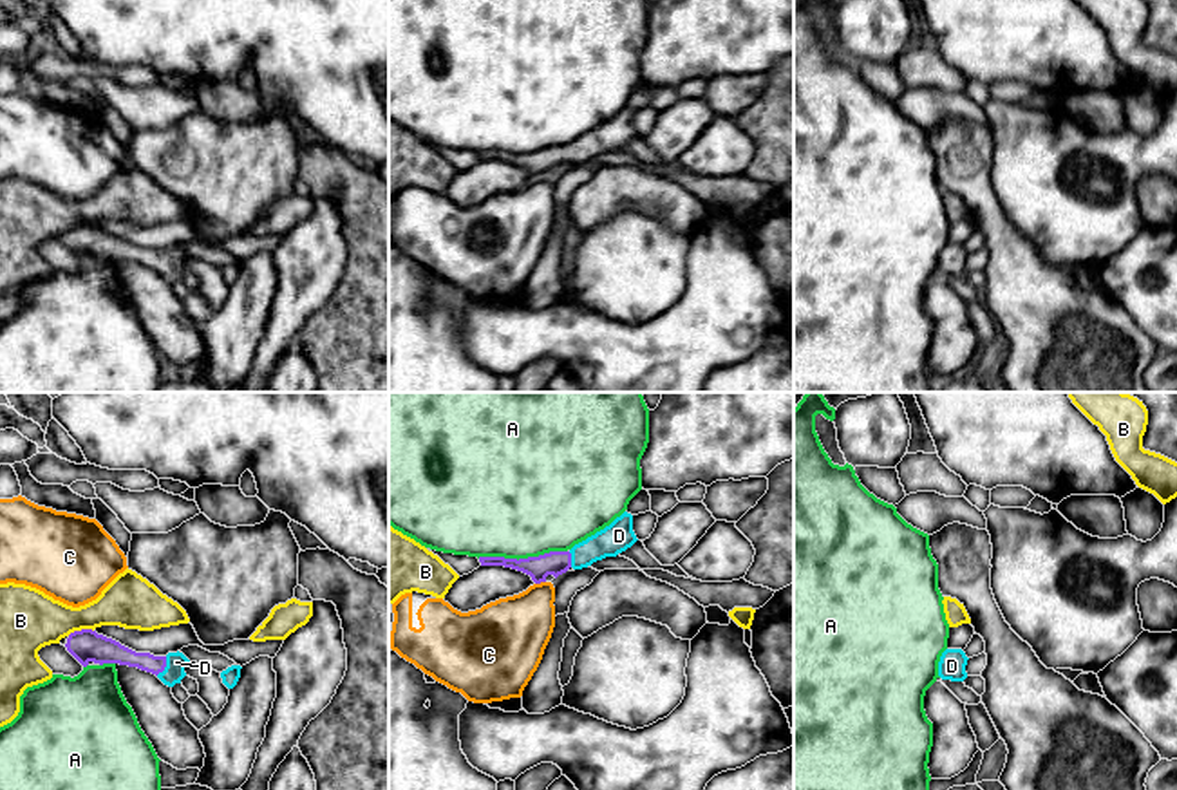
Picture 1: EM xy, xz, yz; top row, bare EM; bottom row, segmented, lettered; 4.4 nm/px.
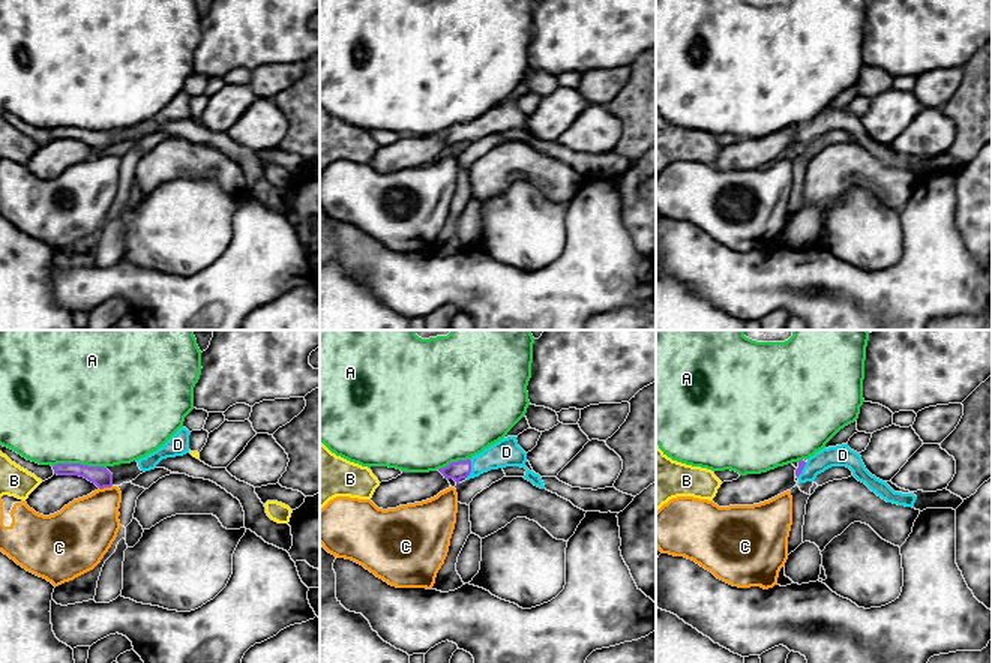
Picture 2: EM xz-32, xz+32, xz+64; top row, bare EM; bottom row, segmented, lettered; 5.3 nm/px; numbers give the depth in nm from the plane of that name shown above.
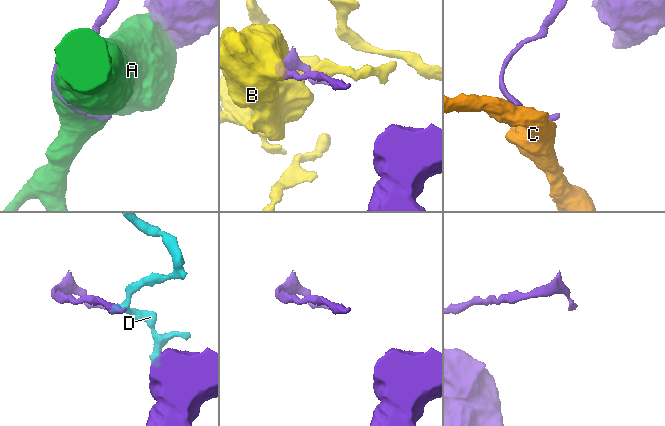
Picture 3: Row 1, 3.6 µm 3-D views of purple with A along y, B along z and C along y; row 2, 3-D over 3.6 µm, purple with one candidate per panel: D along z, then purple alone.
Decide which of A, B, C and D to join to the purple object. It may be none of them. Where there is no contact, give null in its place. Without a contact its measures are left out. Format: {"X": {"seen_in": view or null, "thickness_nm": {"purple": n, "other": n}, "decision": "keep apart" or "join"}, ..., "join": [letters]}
{"A": {"seen_in": "xz", "thickness_nm": {"purple": 110, "other": 500}, "decision": "keep apart"}, "B": {"seen_in": "xy", "thickness_nm": {"purple": 150, "other": 260}, "decision": "keep apart"}, "C": {"seen_in": "xz", "thickness_nm": {"purple": 110, "other": 320}, "decision": "keep apart"}, "D": {"seen_in": "xy", "thickness_nm": {"purple": 110, "other": 90}, "decision": "join"}, "join": ["D"]}

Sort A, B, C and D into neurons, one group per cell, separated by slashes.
A / B / C / D

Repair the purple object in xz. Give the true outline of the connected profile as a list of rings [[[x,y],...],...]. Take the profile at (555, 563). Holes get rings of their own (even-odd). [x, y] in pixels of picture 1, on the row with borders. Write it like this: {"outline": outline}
{"outline": [[[624,512],[609,526],[575,544],[570,551],[550,551],[528,559],[479,557],[481,566],[504,566],[523,571],[535,584],[546,582],[548,575],[555,578],[570,568],[582,569],[606,557],[617,557],[636,542],[633,531],[633,515]]]}

